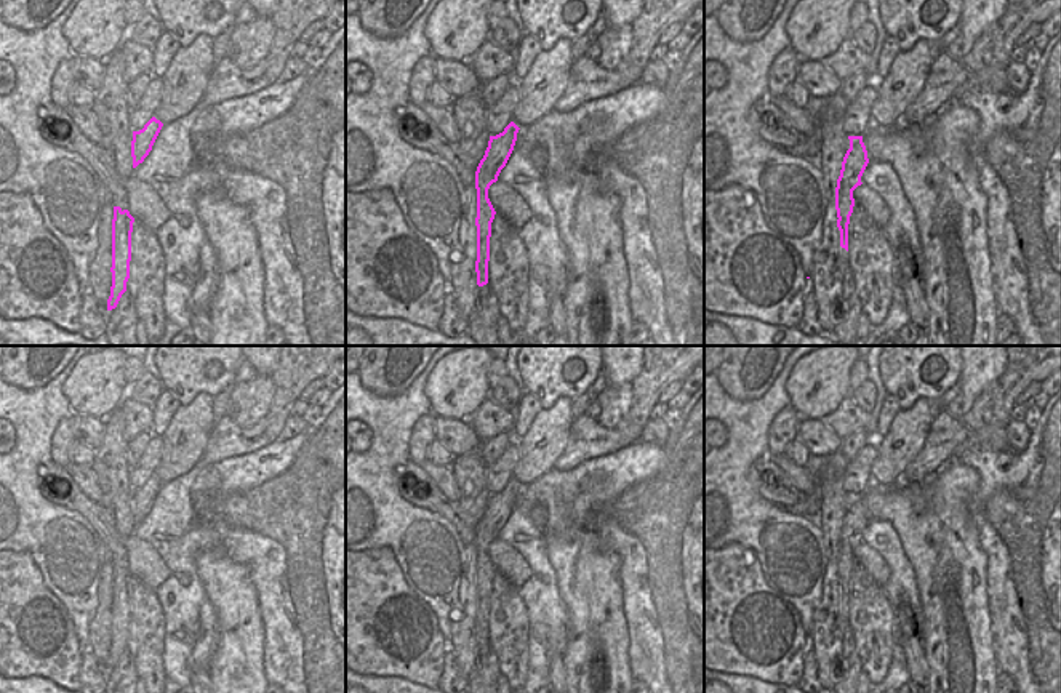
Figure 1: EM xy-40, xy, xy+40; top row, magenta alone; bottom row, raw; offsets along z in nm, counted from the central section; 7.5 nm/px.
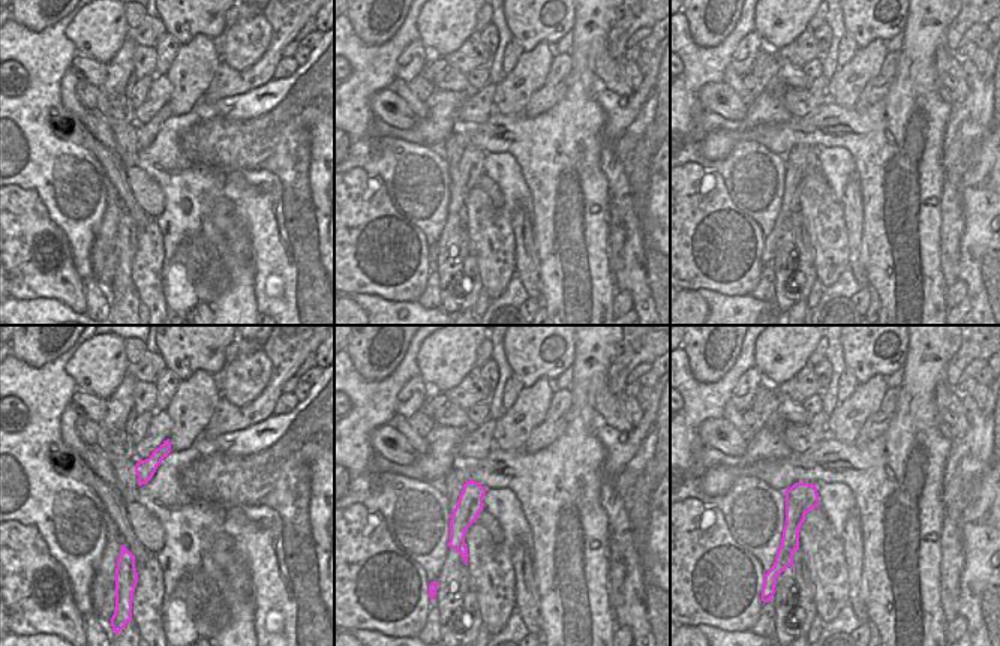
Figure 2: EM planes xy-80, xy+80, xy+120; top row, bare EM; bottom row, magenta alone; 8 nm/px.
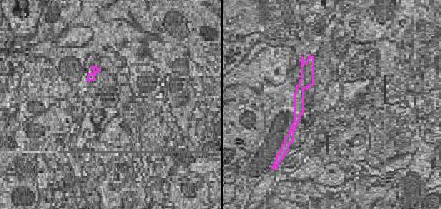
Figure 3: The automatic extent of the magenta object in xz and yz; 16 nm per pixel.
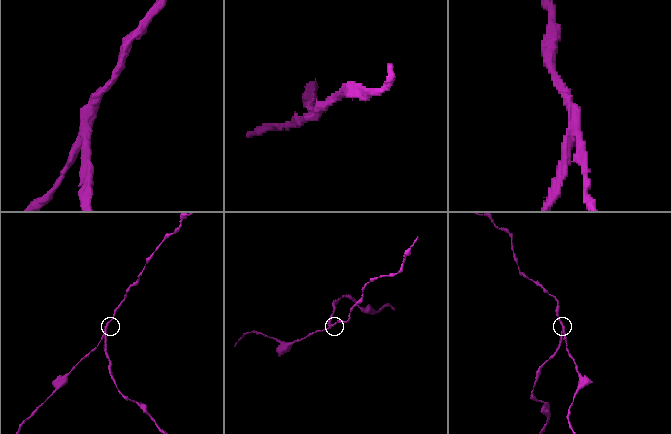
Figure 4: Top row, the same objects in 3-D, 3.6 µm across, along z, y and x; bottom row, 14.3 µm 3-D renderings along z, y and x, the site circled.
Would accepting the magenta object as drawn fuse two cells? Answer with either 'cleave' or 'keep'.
cleave

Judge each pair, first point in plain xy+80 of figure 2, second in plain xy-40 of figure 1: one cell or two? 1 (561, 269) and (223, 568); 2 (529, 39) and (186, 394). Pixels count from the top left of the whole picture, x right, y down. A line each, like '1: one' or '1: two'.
1: one
2: one

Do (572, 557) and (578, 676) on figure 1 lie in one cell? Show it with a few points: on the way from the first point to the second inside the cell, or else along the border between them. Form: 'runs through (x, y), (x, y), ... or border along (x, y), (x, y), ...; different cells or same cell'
runs through (584, 586), (584, 647); same cell

